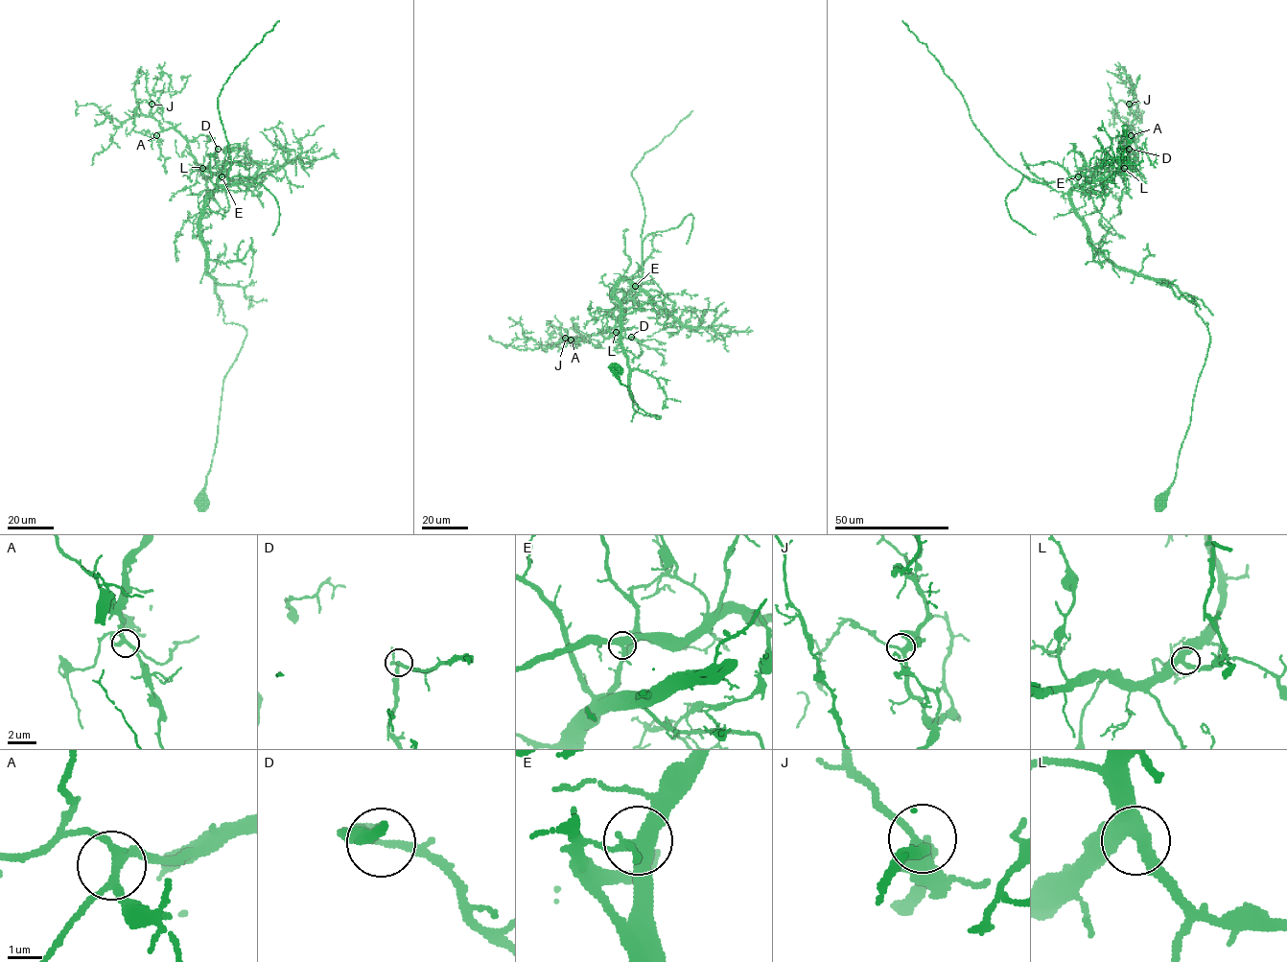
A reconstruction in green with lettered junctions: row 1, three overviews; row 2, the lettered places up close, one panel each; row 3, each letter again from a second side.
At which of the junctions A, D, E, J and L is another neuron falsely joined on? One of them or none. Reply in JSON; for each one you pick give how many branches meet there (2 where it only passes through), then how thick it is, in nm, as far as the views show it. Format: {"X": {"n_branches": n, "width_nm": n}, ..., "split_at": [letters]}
{"E": {"n_branches": 4, "width_nm": 360}, "split_at": ["E"]}

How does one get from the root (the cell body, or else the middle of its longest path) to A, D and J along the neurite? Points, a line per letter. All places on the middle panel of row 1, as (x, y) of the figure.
A: (615, 367), (659, 418), (640, 413), (629, 389), (614, 296), (625, 279), (635, 300), (615, 331), (571, 340)
D: (615, 367), (637, 405), (659, 418), (632, 404), (614, 296), (620, 279), (635, 300), (615, 331), (631, 337)
J: (615, 367), (659, 418), (640, 413), (629, 389), (614, 296), (625, 279), (635, 300), (608, 338), (565, 338)

